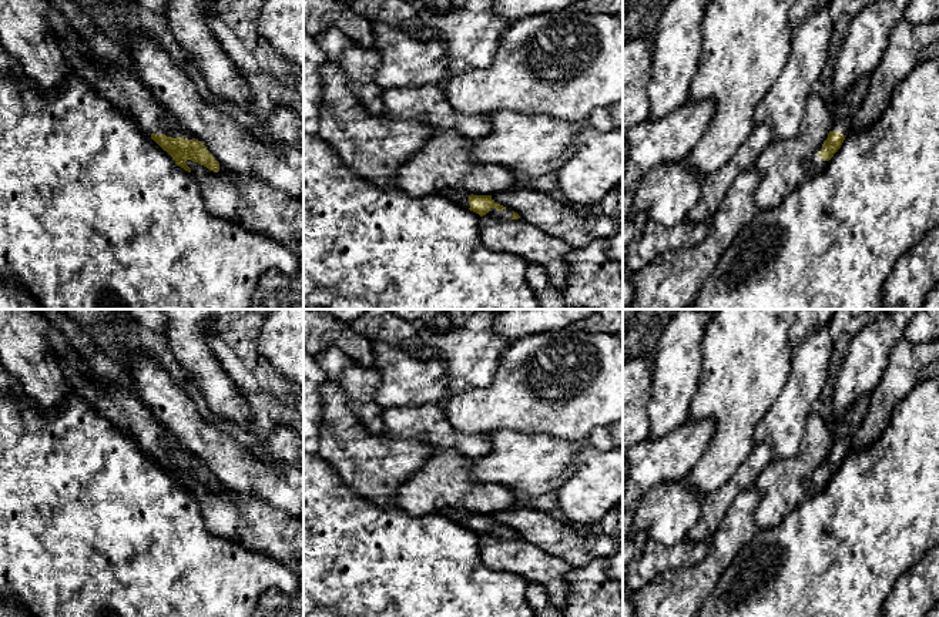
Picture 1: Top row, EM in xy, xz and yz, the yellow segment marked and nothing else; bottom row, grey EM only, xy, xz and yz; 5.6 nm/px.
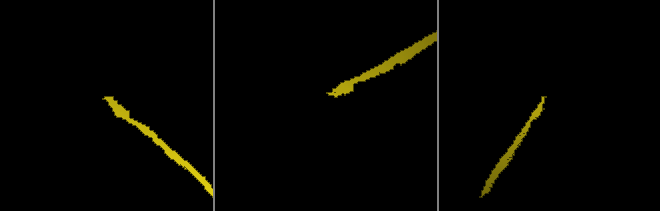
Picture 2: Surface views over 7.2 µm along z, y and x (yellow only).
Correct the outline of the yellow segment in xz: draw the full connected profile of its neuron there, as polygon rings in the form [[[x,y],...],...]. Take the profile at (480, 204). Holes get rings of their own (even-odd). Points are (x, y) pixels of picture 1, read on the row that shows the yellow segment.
[[[445,190],[442,195],[480,217],[489,215],[502,219],[519,219],[519,214],[492,199],[492,195],[470,195],[465,190]]]

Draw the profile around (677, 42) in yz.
[[[671,0],[653,34],[653,70],[647,85],[650,118],[657,121],[688,101],[702,48],[701,24],[710,0]]]

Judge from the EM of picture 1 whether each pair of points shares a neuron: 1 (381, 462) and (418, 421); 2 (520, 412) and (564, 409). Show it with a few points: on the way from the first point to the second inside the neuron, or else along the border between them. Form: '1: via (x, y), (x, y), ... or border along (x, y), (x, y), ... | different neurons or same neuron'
1: border along (384, 433), (392, 438), (415, 438), (433, 446) | different neurons
2: via (532, 409), (553, 409) | same neuron

